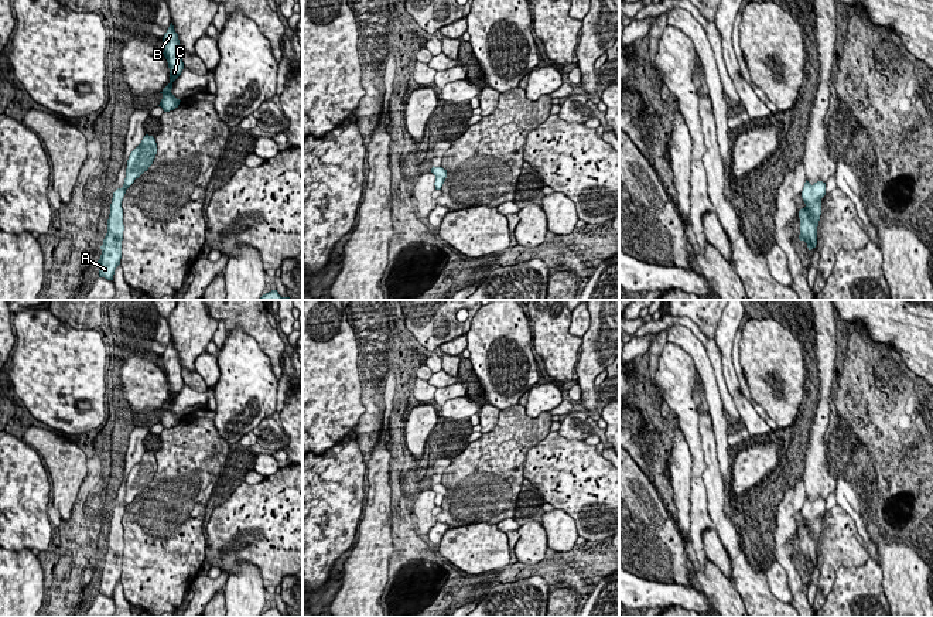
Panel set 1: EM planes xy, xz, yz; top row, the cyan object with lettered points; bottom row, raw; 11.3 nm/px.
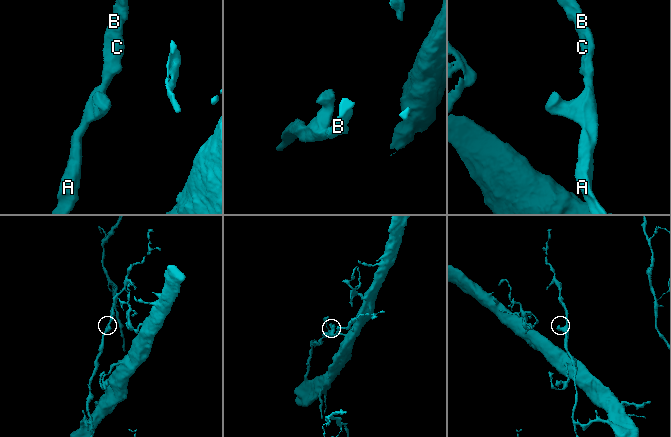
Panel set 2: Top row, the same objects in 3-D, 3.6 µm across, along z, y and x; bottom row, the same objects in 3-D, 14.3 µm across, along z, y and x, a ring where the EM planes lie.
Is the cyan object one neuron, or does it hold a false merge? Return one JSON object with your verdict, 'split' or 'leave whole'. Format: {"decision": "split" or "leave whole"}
{"decision": "leave whole"}

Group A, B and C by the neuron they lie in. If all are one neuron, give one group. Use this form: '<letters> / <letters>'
A B C

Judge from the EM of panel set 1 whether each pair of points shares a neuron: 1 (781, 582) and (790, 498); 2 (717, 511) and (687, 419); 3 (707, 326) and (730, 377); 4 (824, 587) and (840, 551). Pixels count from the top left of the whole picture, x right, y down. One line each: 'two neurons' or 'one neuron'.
1: two neurons
2: two neurons
3: two neurons
4: one neuron

